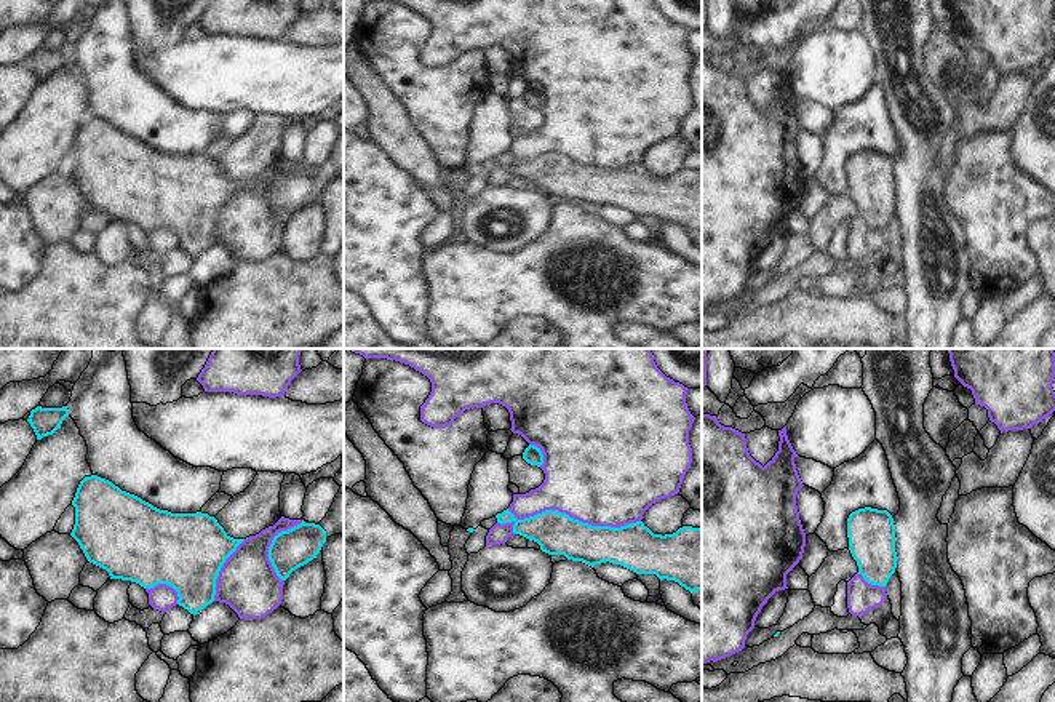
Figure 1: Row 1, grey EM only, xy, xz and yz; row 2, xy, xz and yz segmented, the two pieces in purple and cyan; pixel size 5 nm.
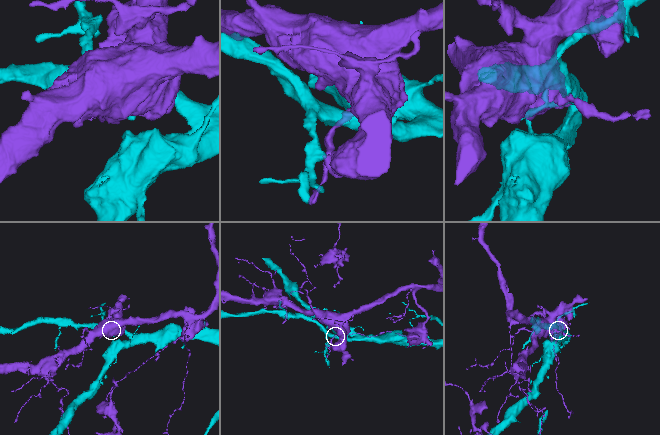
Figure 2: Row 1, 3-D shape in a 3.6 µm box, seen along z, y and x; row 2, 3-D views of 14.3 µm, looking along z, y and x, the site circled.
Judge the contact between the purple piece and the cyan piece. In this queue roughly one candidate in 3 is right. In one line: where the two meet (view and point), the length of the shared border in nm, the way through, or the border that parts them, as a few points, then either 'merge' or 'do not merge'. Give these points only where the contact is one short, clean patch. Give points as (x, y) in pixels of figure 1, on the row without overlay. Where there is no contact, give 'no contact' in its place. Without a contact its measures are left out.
meets purple in xz at (568, 155); contact 700 nm long; do not merge

